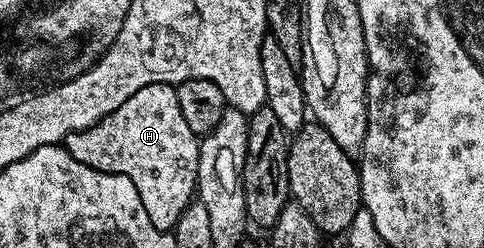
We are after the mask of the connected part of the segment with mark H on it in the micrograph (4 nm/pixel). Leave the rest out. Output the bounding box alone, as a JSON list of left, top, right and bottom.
[62,84,200,232]

